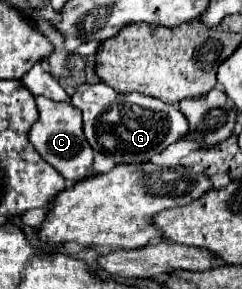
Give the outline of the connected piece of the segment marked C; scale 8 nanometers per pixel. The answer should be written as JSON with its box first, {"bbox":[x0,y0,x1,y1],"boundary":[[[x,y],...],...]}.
{"bbox":[30,97,94,181],"boundary":[[[36,97],[36,103],[40,117],[30,129],[30,143],[40,153],[40,157],[48,161],[64,179],[72,179],[72,181],[86,179],[90,175],[94,151],[90,143],[86,143],[86,137],[82,135],[82,113],[76,111],[70,99],[56,103],[46,97]]]}

